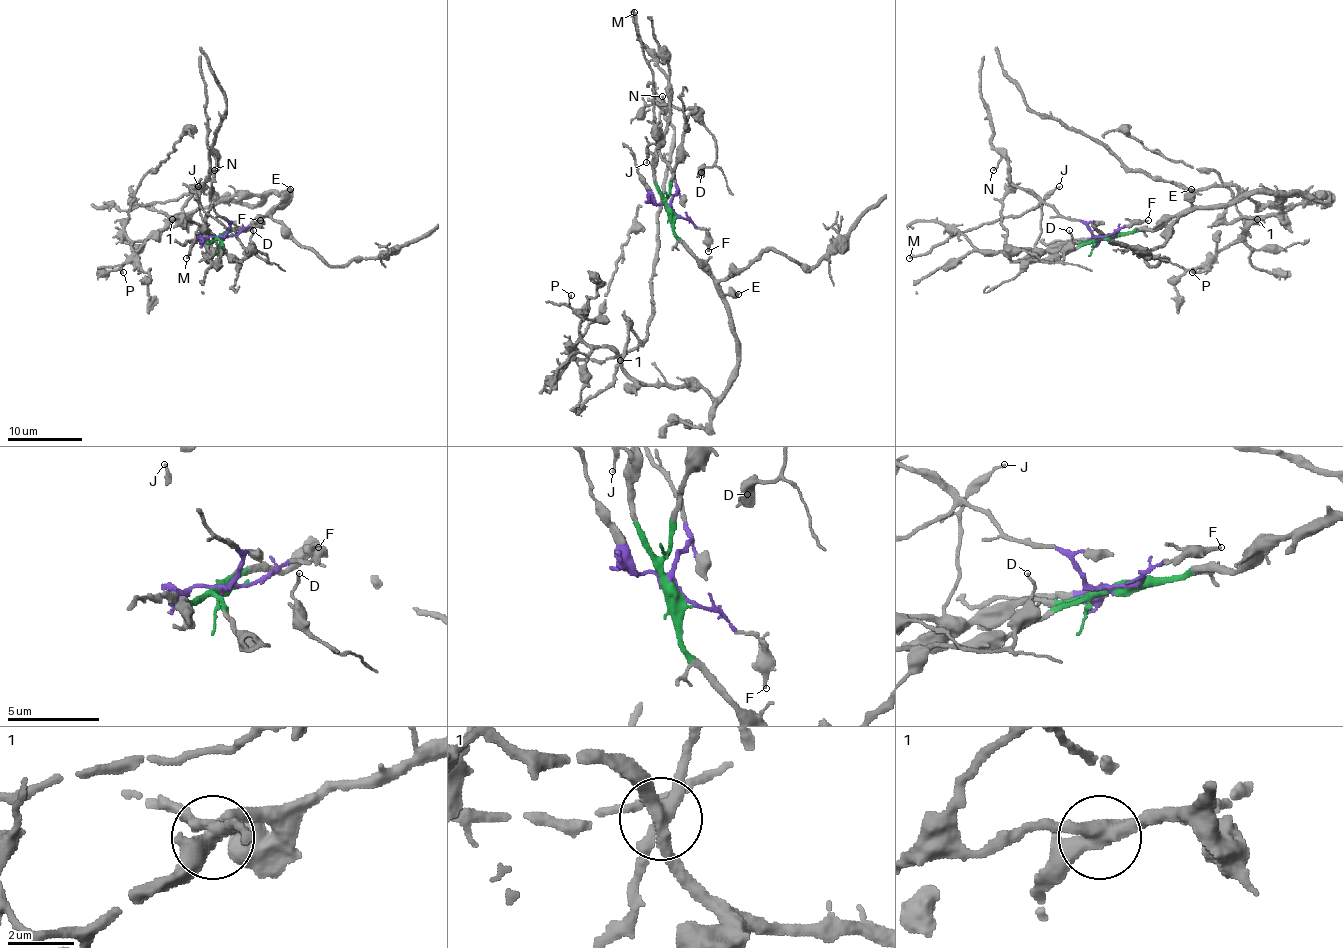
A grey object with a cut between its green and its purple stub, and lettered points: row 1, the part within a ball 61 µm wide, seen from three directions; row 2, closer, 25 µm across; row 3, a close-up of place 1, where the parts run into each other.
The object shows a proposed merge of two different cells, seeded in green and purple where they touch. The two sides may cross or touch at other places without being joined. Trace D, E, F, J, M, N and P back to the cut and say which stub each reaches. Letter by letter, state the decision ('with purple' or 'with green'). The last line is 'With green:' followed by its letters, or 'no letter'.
D: with green
E: with green
F: with purple
J: with green
M: with purple
N: with purple
P: with green
With green: D, E, J, P

